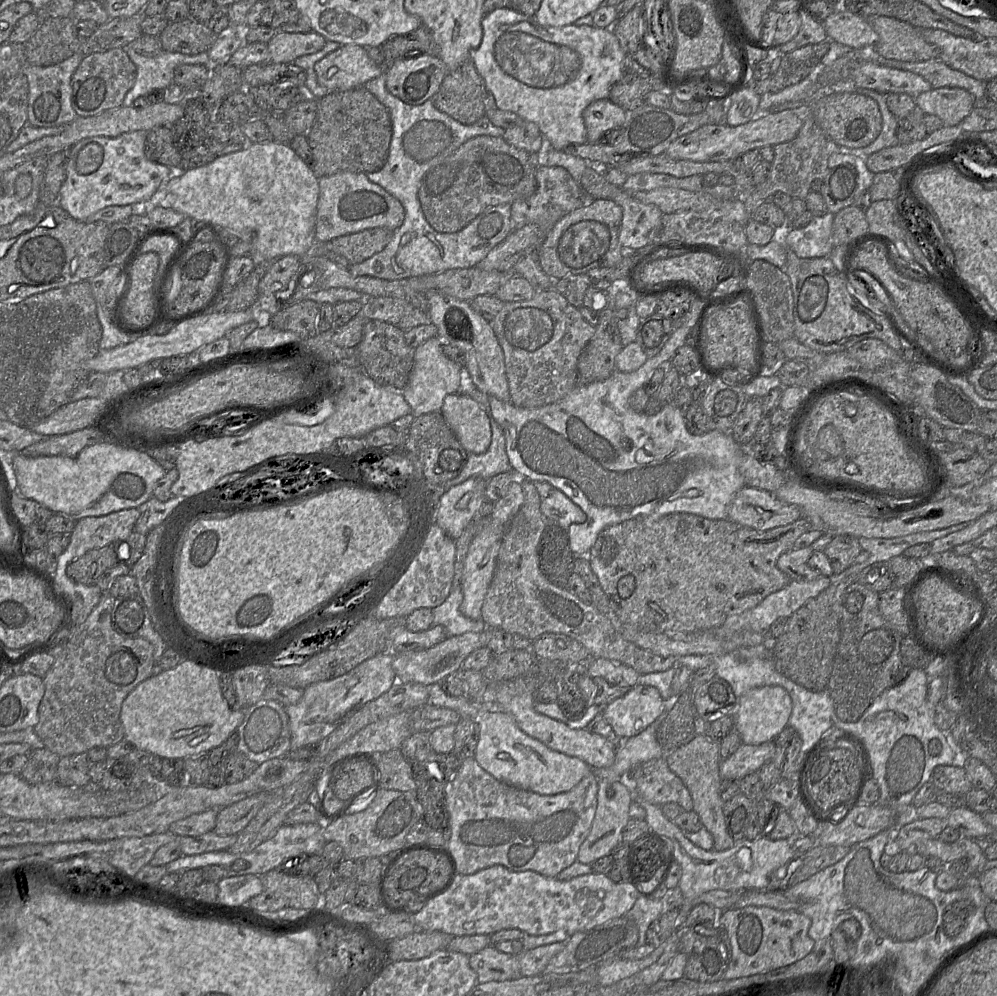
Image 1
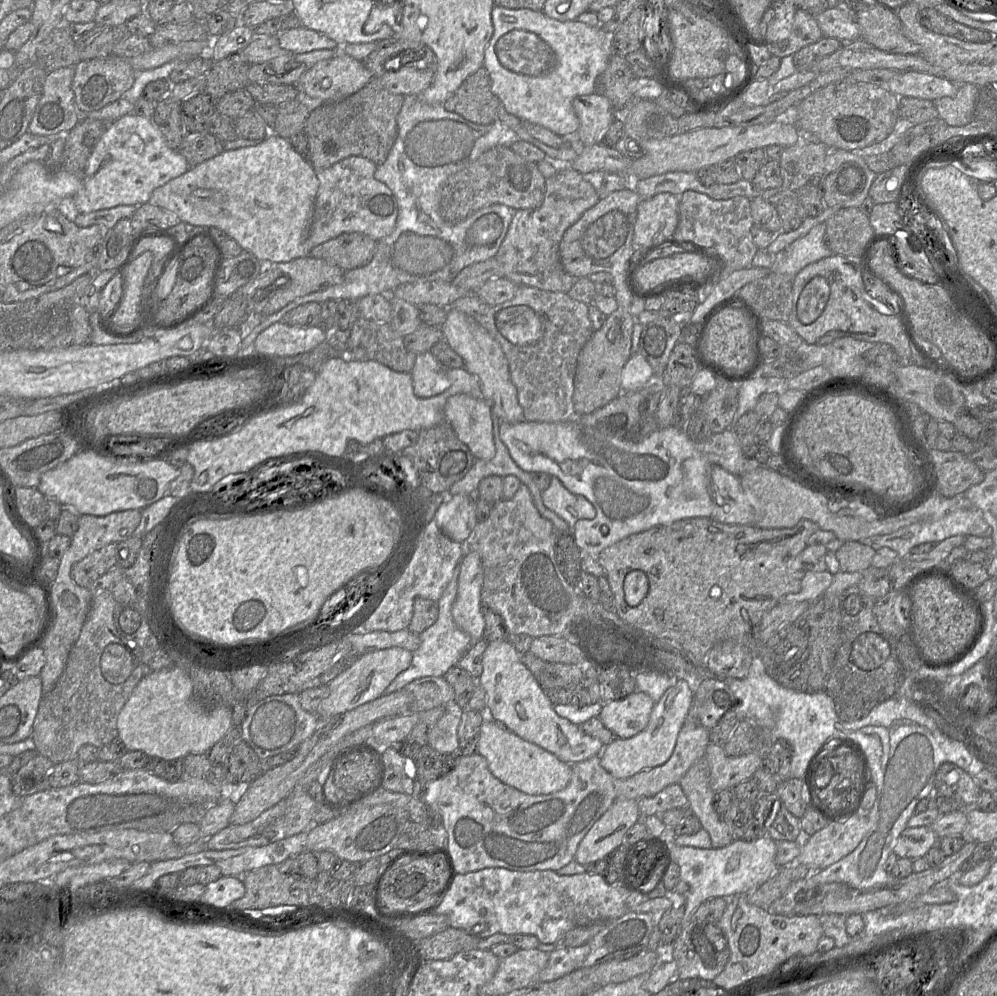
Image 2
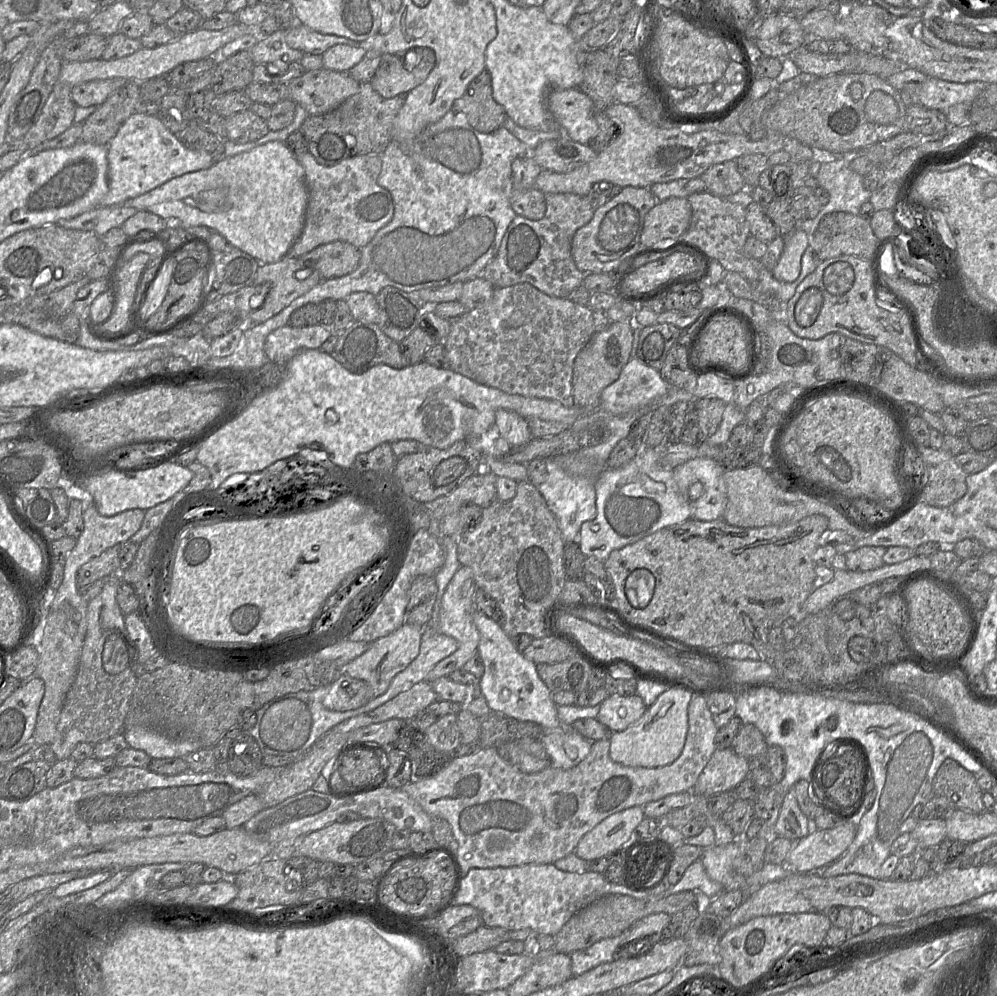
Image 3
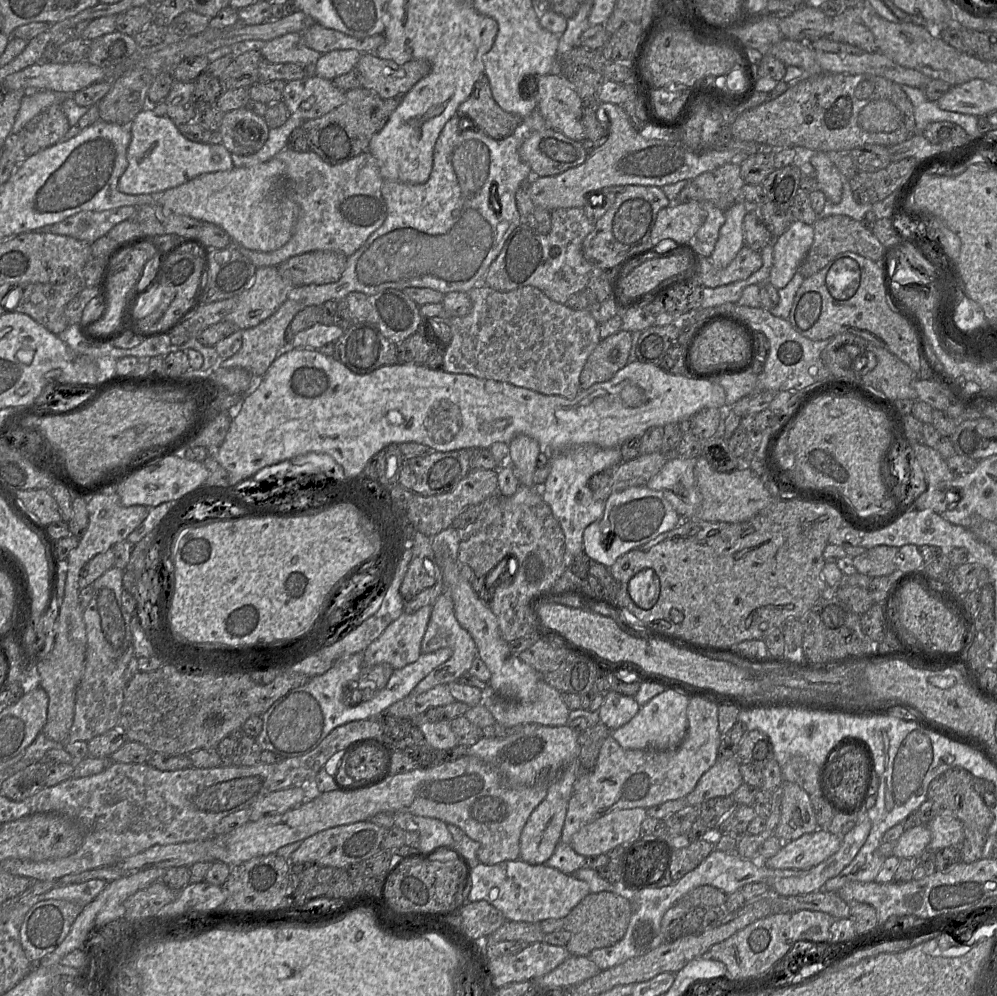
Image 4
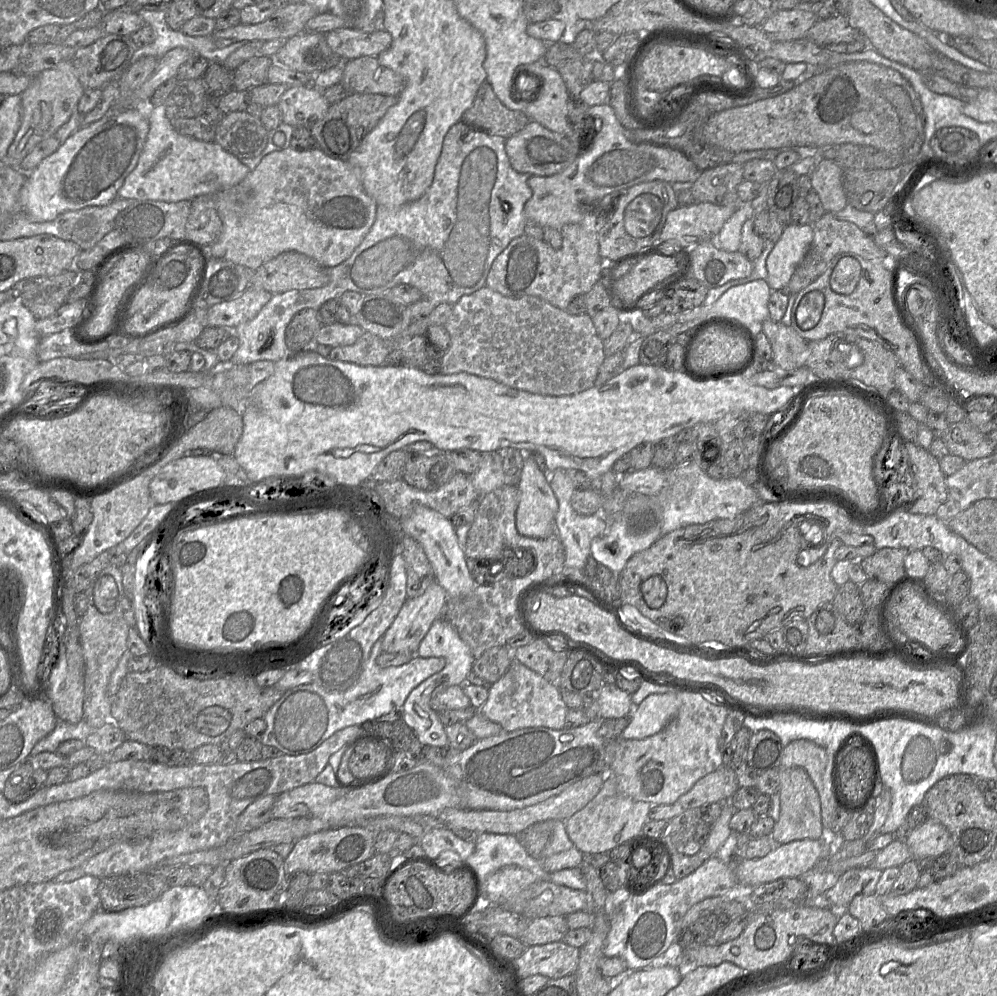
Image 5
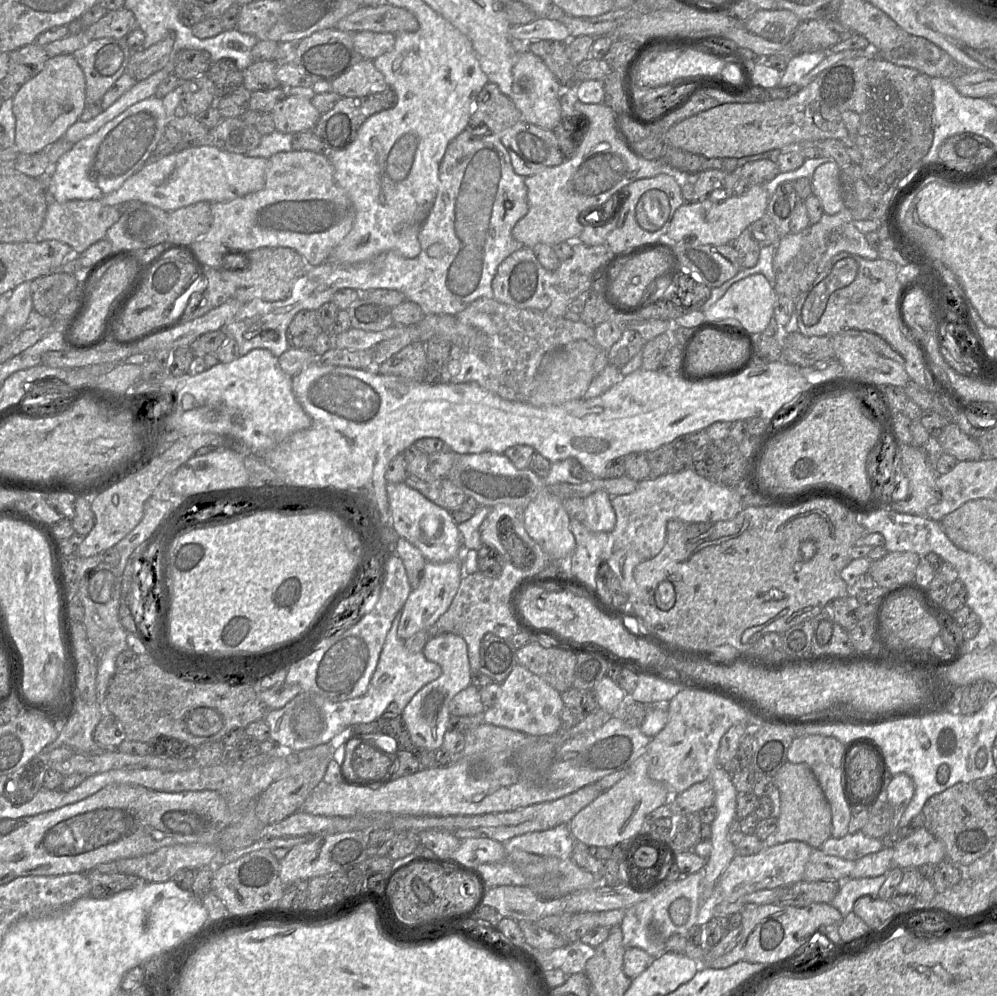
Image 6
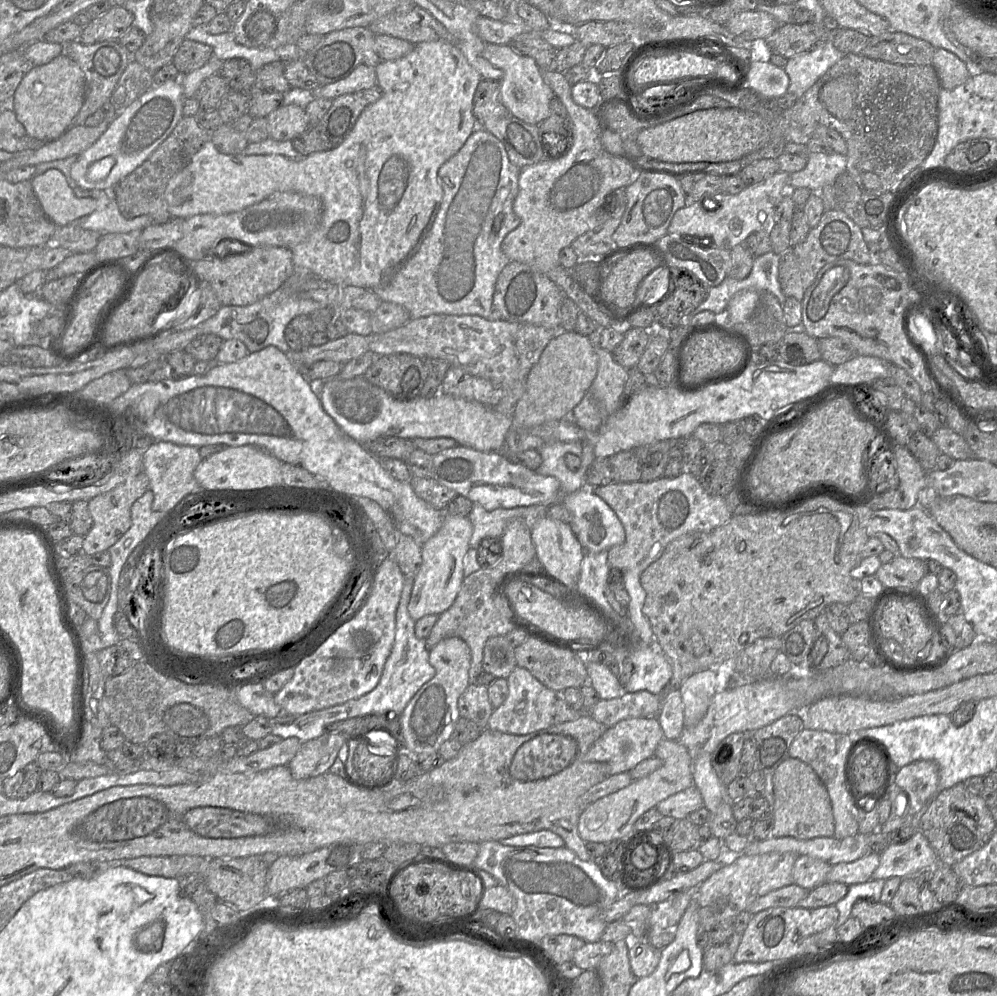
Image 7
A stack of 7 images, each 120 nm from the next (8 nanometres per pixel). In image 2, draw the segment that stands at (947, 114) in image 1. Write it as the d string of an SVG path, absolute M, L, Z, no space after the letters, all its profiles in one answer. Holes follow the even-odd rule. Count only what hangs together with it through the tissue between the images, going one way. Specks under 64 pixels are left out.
M960 84L954 96L934 101L938 116L948 126L965 126L974 118L974 108L979 87L975 84Z

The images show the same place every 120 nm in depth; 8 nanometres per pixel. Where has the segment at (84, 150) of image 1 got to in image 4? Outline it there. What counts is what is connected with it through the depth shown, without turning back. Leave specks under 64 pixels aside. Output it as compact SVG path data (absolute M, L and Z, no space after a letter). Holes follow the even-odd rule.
M148 106L129 125L131 141L127 168L118 181L118 191L126 195L152 194L178 187L199 175L234 168L231 153L221 143L195 143L186 139L168 117L158 117Z

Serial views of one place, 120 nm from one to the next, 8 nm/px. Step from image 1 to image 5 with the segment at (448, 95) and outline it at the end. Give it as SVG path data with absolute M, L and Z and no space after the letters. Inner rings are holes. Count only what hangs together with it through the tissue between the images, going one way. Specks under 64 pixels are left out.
M487 81L479 87L473 104L464 112L461 120L473 129L506 139L522 130L530 121L525 113L504 106Z

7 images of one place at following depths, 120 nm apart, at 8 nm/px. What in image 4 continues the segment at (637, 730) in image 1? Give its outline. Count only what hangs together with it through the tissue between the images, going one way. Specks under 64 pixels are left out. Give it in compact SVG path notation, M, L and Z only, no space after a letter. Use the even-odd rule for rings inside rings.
M612 690L604 695L604 702L598 713L600 723L615 730L629 722L639 711L640 705L633 696L626 696Z

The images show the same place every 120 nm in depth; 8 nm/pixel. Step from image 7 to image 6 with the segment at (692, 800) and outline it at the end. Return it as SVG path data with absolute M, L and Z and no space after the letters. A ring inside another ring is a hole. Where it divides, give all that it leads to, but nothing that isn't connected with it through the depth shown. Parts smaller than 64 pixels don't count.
M709 780L698 782L679 794L672 794L665 803L669 806L673 817L682 816L714 805L715 792Z

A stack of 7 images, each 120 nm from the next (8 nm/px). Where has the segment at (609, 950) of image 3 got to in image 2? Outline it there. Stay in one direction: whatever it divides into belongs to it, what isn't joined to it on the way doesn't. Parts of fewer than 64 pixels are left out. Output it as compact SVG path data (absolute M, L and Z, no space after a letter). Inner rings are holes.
M589 943L577 947L559 947L555 949L549 953L548 963L538 974L538 980L556 980L581 968L589 952Z

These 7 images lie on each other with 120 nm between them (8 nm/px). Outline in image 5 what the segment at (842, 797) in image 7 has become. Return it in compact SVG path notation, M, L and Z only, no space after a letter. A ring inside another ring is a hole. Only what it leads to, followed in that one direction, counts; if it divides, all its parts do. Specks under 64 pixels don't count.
M797 739L783 747L782 757L780 760L780 769L803 768L809 775L820 798L822 825L826 833L833 832L835 812L839 807L842 808L835 789L835 756L836 750L832 755L829 755L824 747L814 743L813 741Z

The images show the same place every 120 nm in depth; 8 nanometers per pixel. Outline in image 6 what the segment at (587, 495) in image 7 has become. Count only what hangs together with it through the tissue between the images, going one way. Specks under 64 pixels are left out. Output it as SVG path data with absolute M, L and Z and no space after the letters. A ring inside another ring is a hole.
M599 490L583 501L586 513L584 525L593 532L611 532L616 524L616 515L609 494Z

